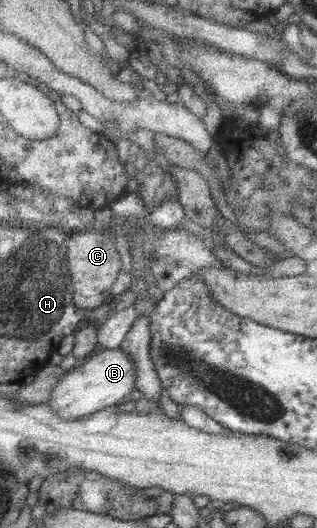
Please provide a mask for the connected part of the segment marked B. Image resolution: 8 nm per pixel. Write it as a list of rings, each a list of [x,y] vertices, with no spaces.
[[[124,348],[101,349],[82,366],[66,373],[62,381],[53,389],[49,406],[65,420],[74,421],[90,417],[102,410],[117,408],[125,403],[126,396],[131,396],[137,389],[138,364]]]

